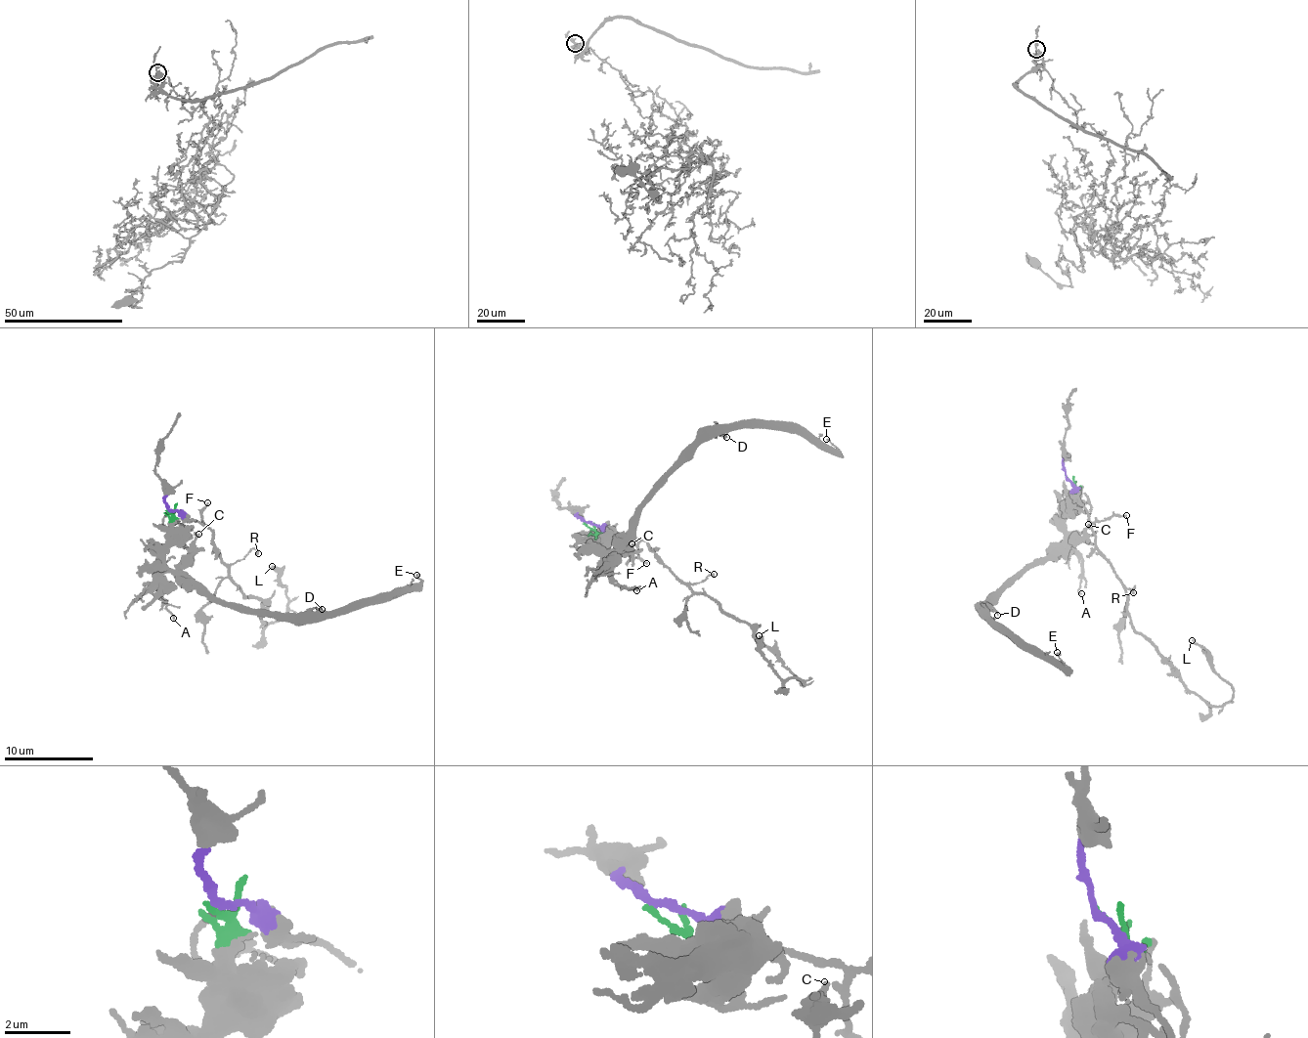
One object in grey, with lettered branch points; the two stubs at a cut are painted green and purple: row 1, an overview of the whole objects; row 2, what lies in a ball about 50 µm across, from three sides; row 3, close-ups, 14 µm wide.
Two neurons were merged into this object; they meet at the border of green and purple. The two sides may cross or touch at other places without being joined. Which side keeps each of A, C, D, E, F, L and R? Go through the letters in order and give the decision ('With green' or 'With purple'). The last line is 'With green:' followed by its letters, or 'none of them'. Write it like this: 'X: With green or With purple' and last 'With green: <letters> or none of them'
A: With green
C: With green
D: With green
E: With green
F: With purple
L: With purple
R: With purple
With green: A, C, D, E

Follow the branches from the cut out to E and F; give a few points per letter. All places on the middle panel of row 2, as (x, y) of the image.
E: (585, 523), (602, 549), (614, 548), (634, 508), (698, 443), (729, 429), (802, 427), (834, 448), (826, 439)
F: (587, 523), (610, 528), (636, 541), (638, 558), (646, 563)

